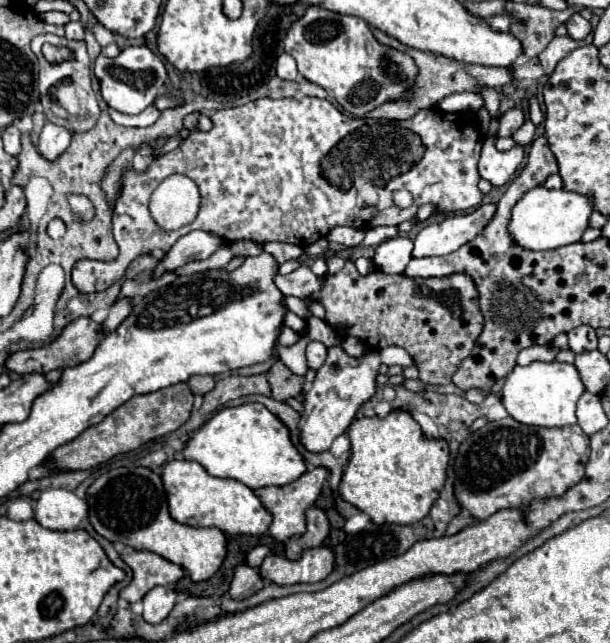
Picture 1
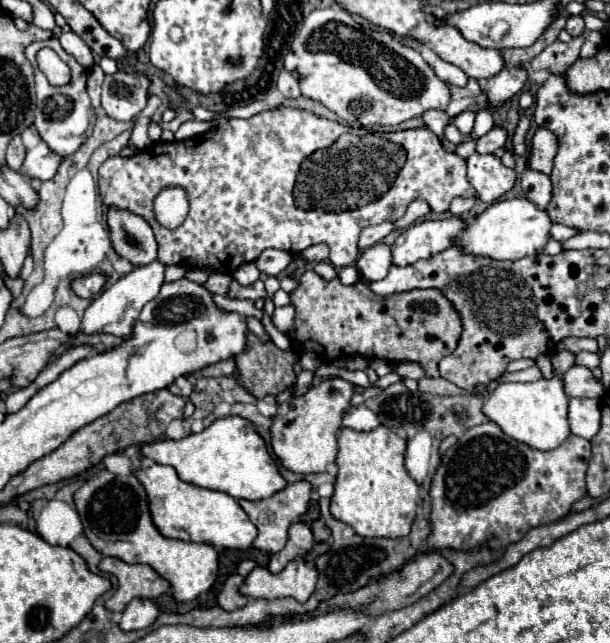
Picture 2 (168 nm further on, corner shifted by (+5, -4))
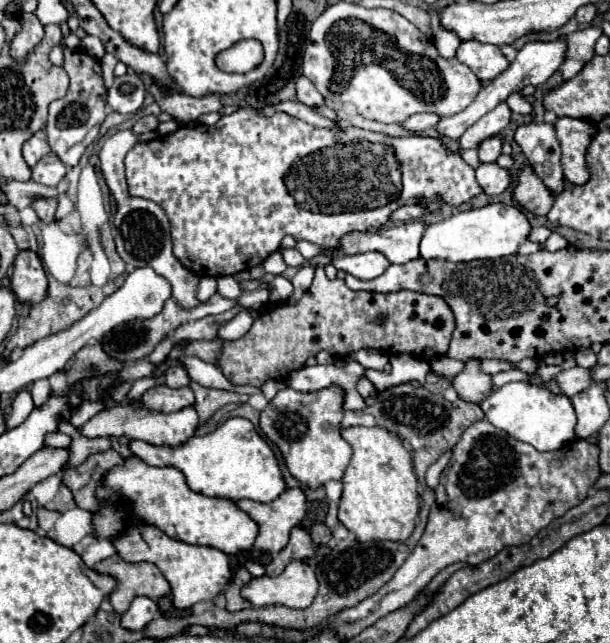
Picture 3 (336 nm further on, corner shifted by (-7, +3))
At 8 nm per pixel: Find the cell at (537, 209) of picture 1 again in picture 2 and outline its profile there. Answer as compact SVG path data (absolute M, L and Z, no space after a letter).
M526 198L502 200L488 206L484 212L476 214L466 222L466 228L454 238L454 246L468 256L492 258L492 260L518 260L524 256L534 256L550 240L550 218L546 212L538 210Z

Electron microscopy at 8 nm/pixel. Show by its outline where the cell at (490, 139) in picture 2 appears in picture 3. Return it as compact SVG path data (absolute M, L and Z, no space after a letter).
M488 137L480 143L478 147L478 153L480 153L480 161L482 163L490 163L490 161L496 161L502 153L502 139L500 137Z

